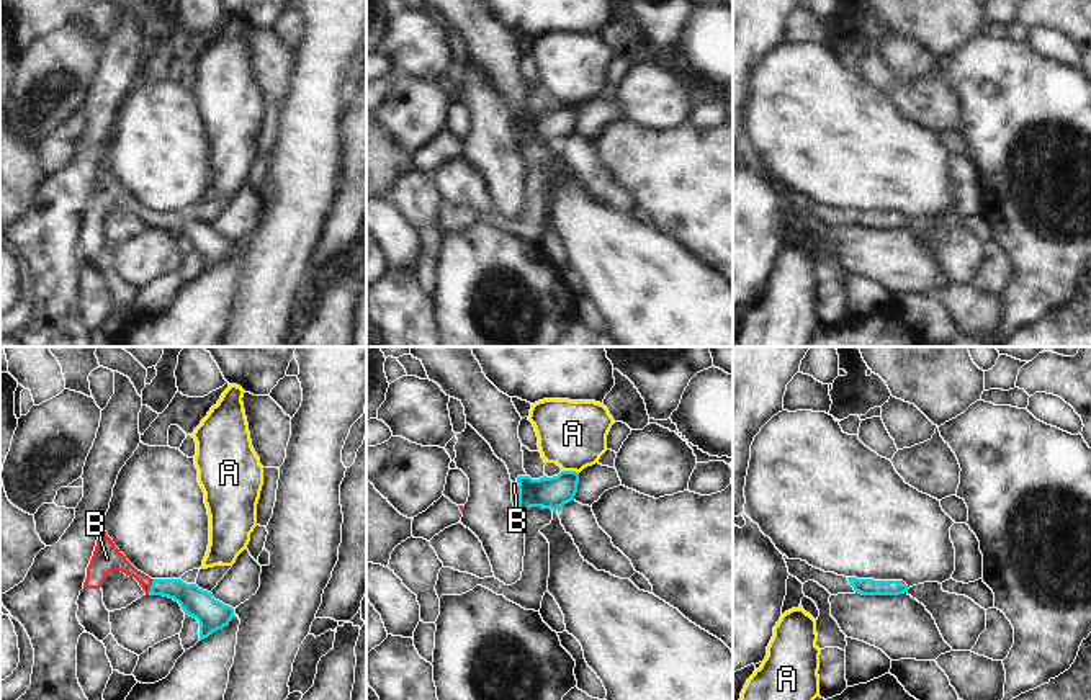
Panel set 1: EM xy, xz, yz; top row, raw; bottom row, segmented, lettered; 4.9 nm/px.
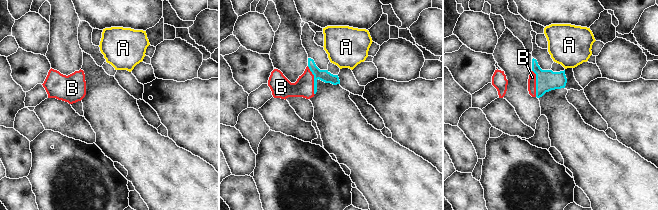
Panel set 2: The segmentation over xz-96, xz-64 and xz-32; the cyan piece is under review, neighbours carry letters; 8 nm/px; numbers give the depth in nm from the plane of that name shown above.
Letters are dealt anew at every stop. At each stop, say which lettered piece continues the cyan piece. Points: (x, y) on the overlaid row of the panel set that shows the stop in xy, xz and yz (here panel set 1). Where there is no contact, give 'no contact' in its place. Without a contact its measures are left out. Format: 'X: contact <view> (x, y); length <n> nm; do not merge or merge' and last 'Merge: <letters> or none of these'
A: contact xz (571, 471); length 80 nm; do not merge
B: contact xz (519, 501); length 140 nm; merge
Merge: B

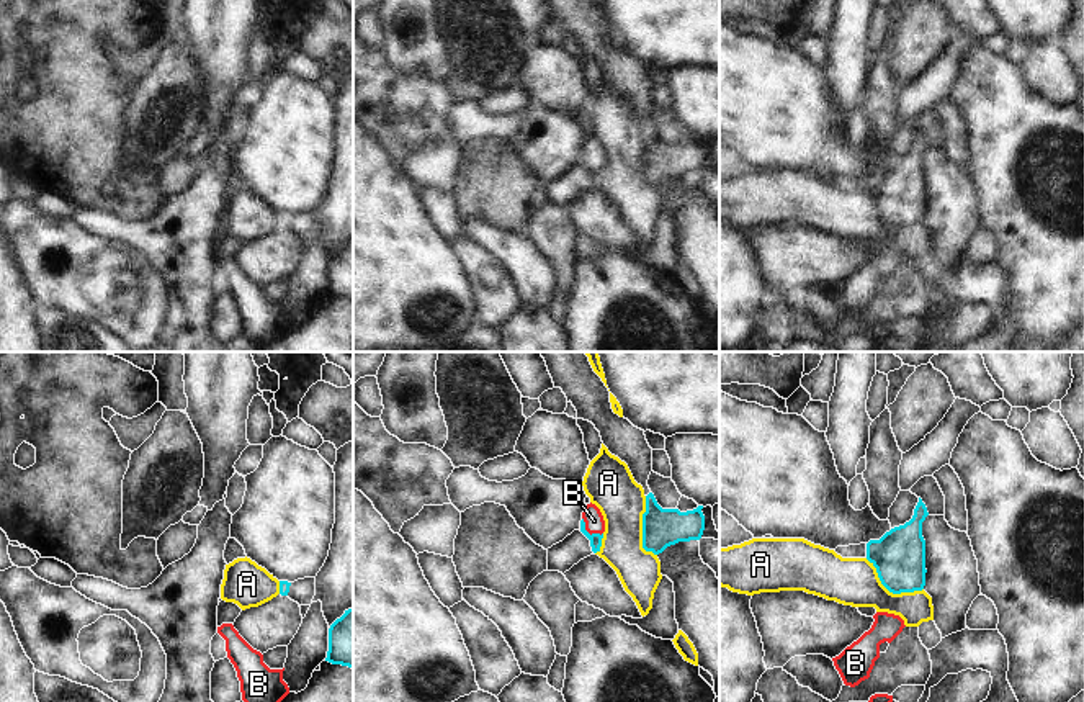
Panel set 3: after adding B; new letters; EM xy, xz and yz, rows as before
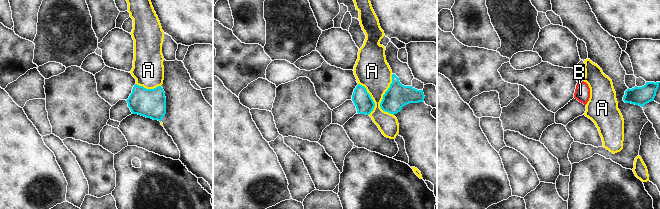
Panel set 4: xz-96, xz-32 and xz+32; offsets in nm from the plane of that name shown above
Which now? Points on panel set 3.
A: contact yz (890, 591); length 320 nm; do not merge
B: contact xz (587, 532); length 130 nm; merge
Merge: B

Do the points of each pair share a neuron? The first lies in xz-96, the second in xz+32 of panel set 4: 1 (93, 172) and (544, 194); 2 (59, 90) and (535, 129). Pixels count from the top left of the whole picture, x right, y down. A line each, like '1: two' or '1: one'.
1: two
2: one

